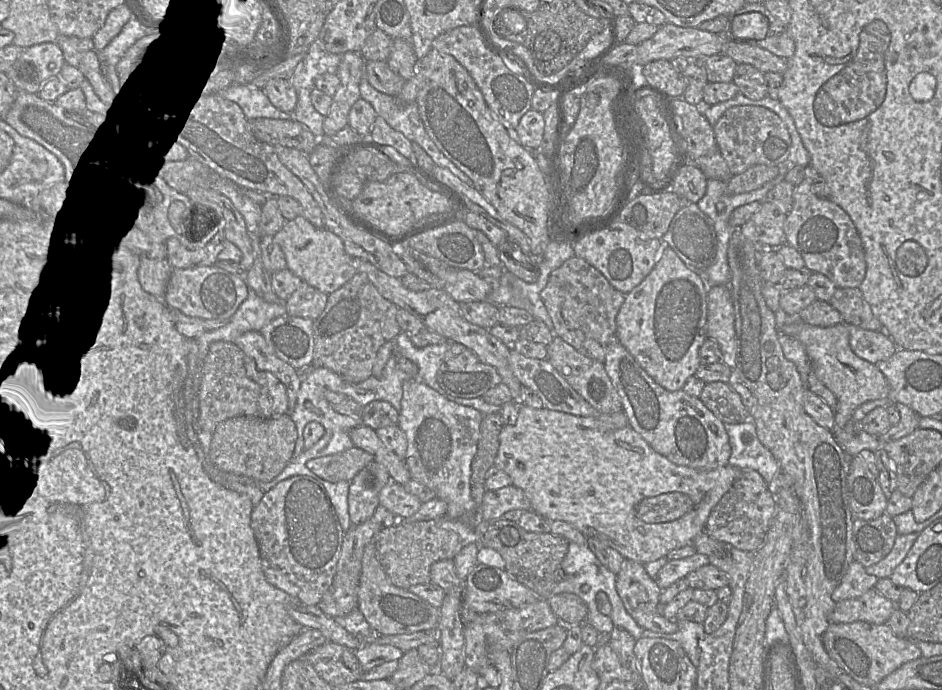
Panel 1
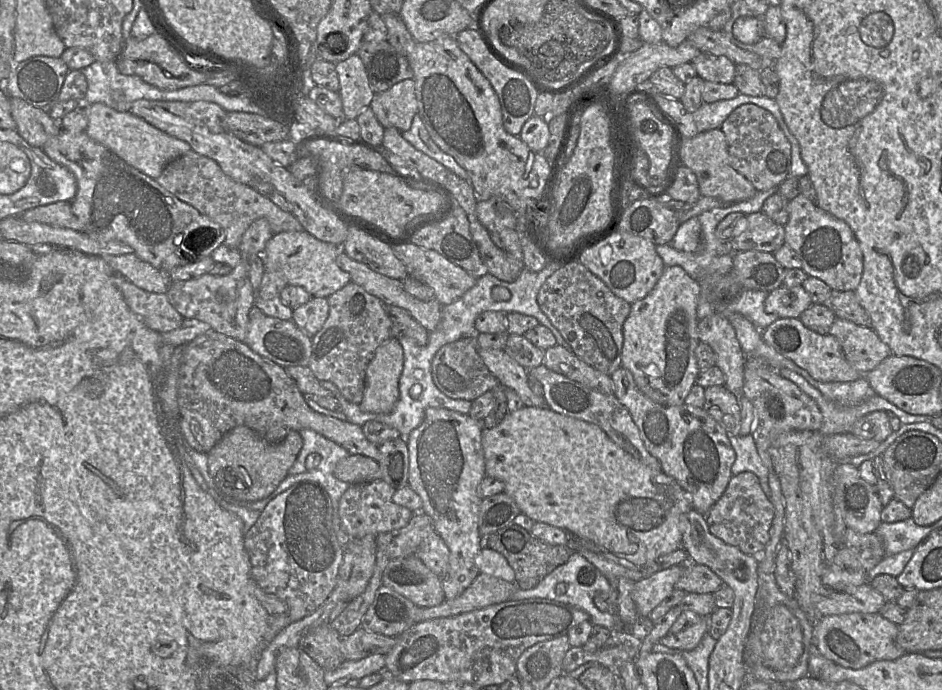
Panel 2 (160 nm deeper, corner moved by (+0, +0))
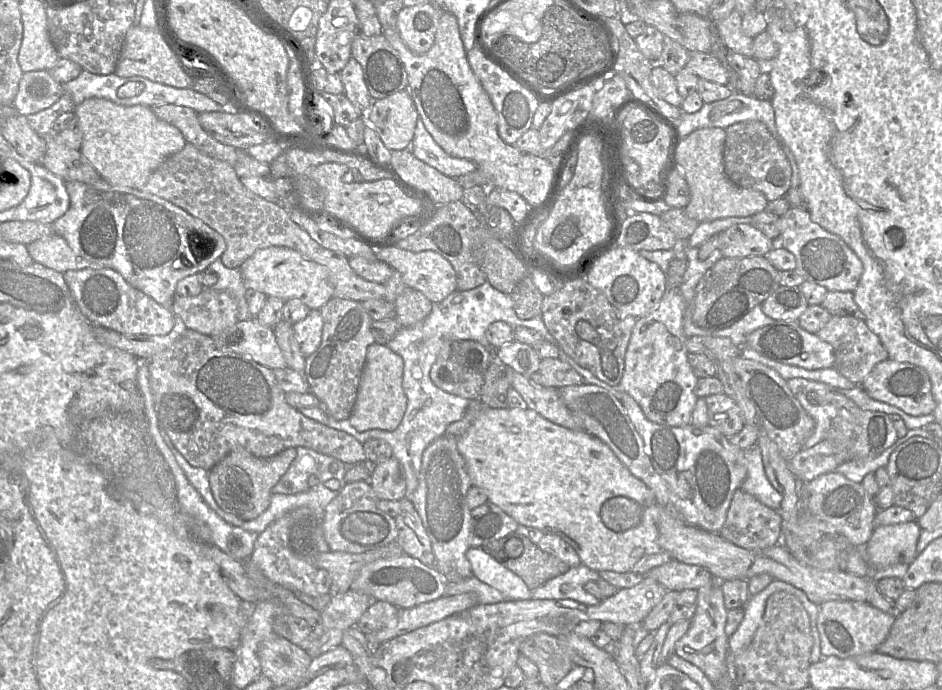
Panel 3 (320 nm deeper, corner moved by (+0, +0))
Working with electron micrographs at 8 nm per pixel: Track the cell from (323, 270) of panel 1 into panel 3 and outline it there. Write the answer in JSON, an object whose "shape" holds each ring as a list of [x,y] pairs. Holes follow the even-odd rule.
{"shape":[[[272,246],[259,249],[239,268],[245,288],[262,292],[267,297],[276,297],[283,301],[296,298],[311,310],[320,310],[333,298],[328,269],[290,248]]]}

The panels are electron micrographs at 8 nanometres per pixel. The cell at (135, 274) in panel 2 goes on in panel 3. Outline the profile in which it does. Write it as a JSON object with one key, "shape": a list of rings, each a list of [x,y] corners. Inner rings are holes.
{"shape":[[[56,234],[28,244],[27,250],[35,262],[60,273],[91,268],[89,261],[76,255],[66,240]]]}

